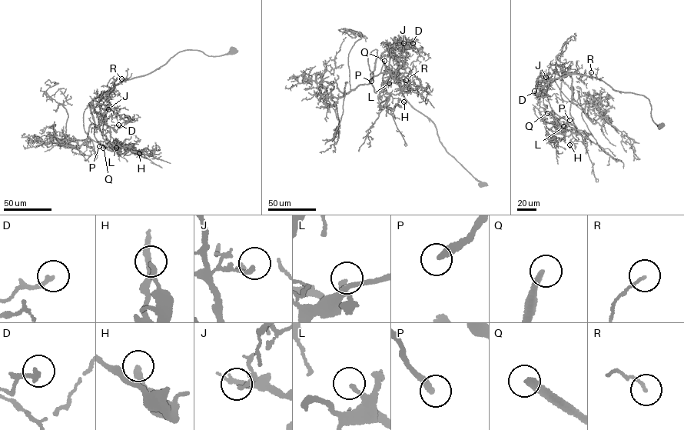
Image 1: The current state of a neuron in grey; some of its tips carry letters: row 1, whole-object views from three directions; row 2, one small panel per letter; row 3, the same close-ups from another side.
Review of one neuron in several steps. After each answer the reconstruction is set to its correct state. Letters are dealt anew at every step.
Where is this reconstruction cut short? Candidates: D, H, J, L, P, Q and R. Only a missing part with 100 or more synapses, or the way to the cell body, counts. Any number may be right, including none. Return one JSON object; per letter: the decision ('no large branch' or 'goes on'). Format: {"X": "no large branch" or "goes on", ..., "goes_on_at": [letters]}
{"D": "no large branch", "H": "no large branch", "J": "no large branch", "L": "no large branch", "P": "goes on", "Q": "goes on", "R": "no large branch", "goes_on_at": ["P", "Q"]}

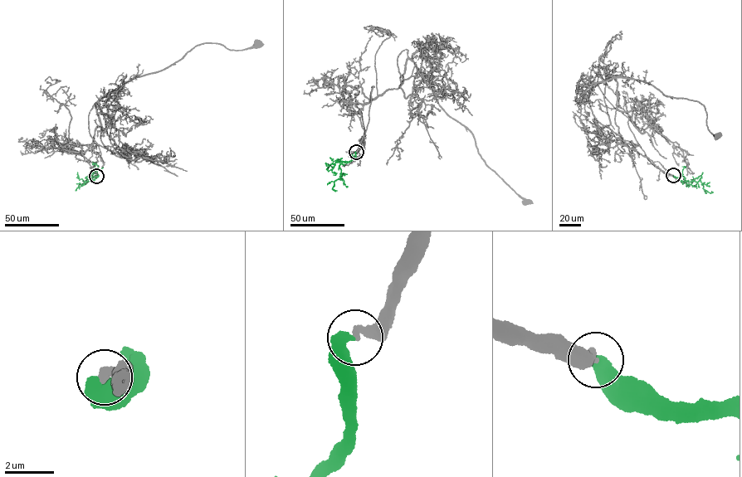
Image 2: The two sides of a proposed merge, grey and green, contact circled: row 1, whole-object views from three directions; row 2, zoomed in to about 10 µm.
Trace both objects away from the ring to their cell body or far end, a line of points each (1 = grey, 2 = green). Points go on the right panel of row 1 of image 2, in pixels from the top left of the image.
1: (673, 175), (635, 138), (634, 109), (617, 109), (616, 76), (700, 103), (718, 135)
2: (673, 175), (682, 182), (700, 180), (704, 189), (712, 192)

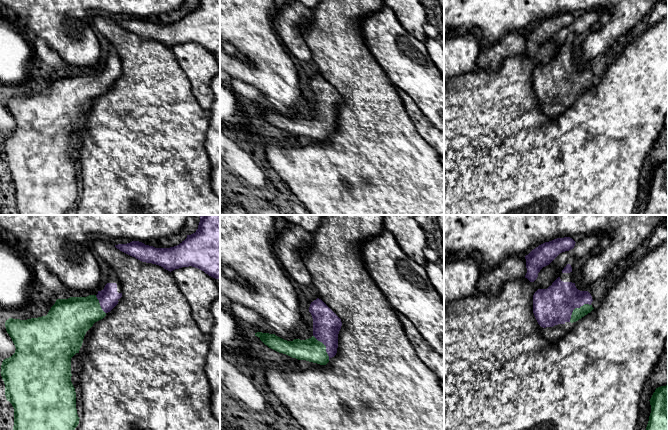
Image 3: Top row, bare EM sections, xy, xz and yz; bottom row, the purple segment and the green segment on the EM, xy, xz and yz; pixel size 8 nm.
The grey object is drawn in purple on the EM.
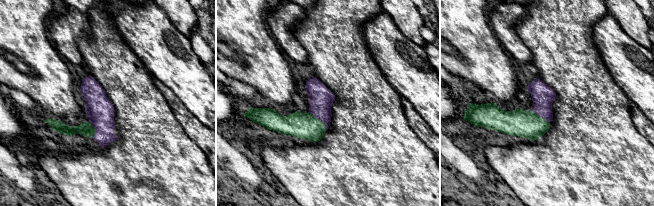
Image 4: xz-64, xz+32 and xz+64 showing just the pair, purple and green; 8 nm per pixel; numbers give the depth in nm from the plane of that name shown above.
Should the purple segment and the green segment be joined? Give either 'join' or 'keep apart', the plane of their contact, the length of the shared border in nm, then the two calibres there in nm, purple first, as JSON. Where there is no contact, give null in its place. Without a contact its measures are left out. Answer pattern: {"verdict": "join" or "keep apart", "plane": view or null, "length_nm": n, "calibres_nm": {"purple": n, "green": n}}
{"verdict": "join", "plane": "yz", "length_nm": 220, "calibres_nm": {"purple": 300, "green": 90}}

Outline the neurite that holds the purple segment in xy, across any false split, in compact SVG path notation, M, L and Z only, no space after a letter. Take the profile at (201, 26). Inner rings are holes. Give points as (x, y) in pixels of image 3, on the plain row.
M199 0L195 9L170 24L155 24L139 17L115 23L142 38L159 41L170 48L192 42L220 55L220 0Z

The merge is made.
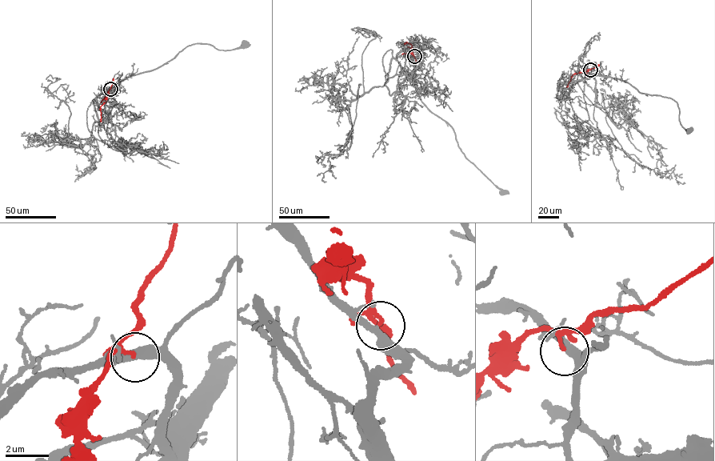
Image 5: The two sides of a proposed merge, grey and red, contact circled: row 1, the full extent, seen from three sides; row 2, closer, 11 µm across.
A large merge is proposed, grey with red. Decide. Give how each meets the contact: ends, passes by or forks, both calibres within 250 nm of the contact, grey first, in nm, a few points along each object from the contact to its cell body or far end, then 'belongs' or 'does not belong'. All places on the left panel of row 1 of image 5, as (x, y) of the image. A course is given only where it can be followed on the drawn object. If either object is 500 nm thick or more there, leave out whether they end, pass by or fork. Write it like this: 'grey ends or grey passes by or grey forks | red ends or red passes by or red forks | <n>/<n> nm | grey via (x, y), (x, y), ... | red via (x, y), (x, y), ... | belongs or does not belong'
grey passes by | red passes by | 340/120 nm | grey via (110, 89), (112, 94), (124, 79), (156, 69), (189, 46), (205, 43), (225, 50), (241, 48), (245, 43) | red via (110, 89), (101, 106), (101, 122) | does not belong

